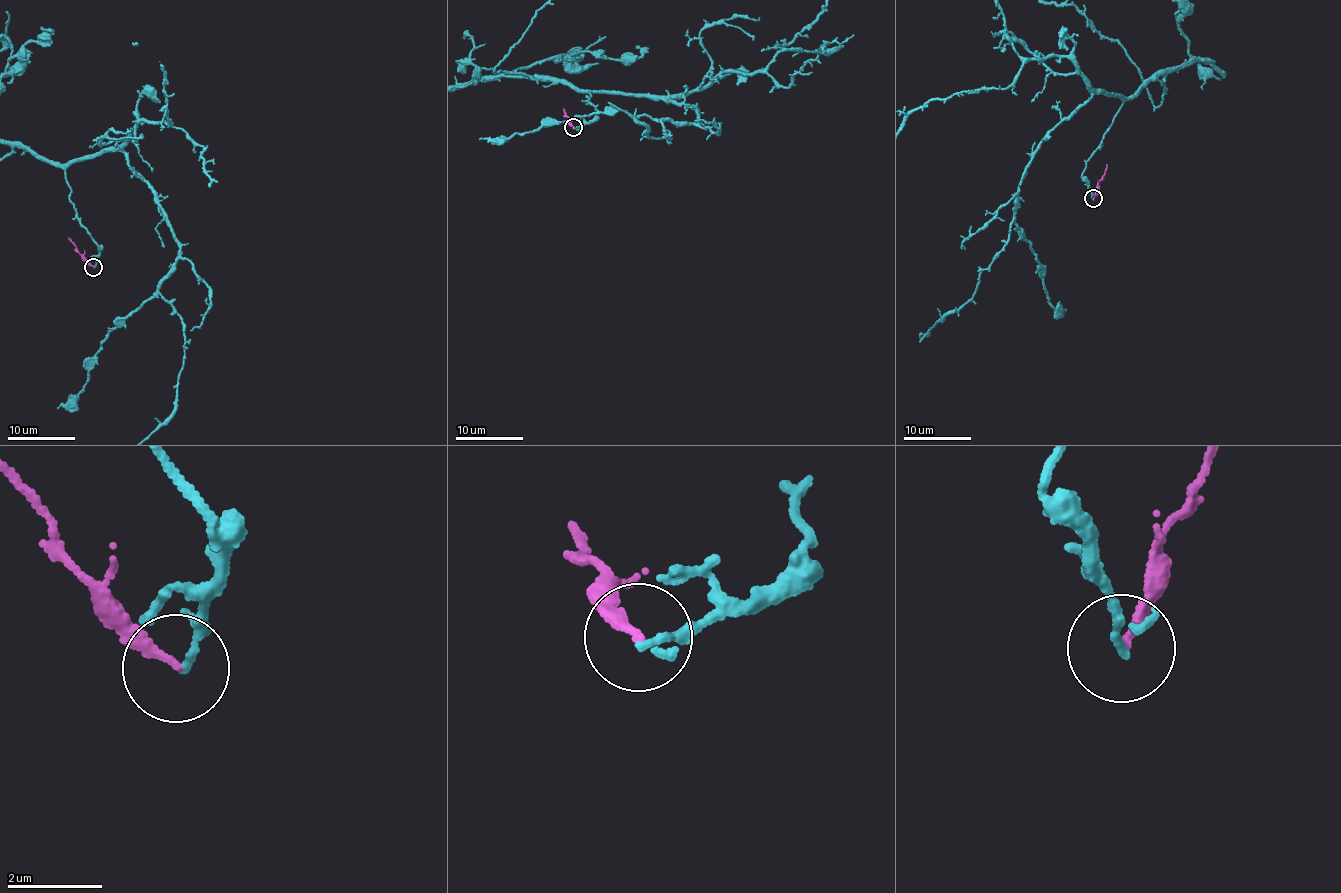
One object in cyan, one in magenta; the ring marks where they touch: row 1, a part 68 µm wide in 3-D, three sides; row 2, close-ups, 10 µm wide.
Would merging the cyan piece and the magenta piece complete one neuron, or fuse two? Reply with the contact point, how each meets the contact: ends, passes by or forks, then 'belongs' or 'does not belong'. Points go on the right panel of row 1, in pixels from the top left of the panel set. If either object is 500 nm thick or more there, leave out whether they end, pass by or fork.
place (1093, 198); cyan passes by; magenta ends; does not belong

